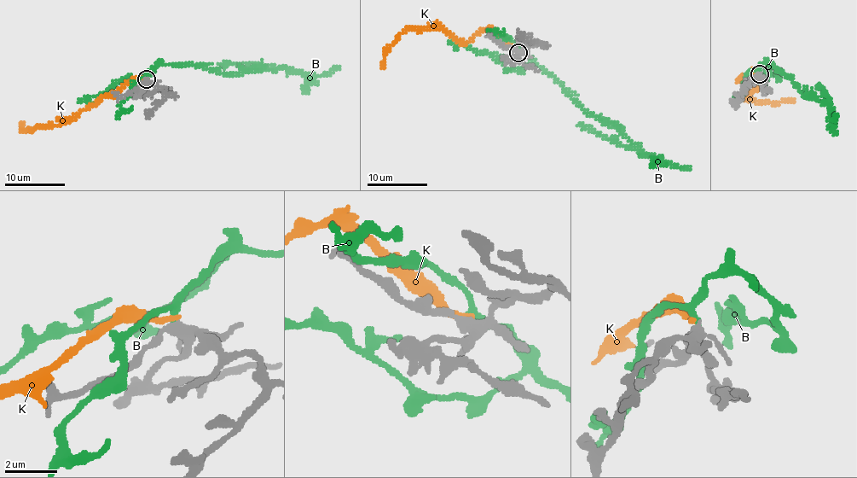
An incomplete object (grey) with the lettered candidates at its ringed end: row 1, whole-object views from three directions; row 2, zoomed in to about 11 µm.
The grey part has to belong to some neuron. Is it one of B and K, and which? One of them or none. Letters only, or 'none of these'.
B

